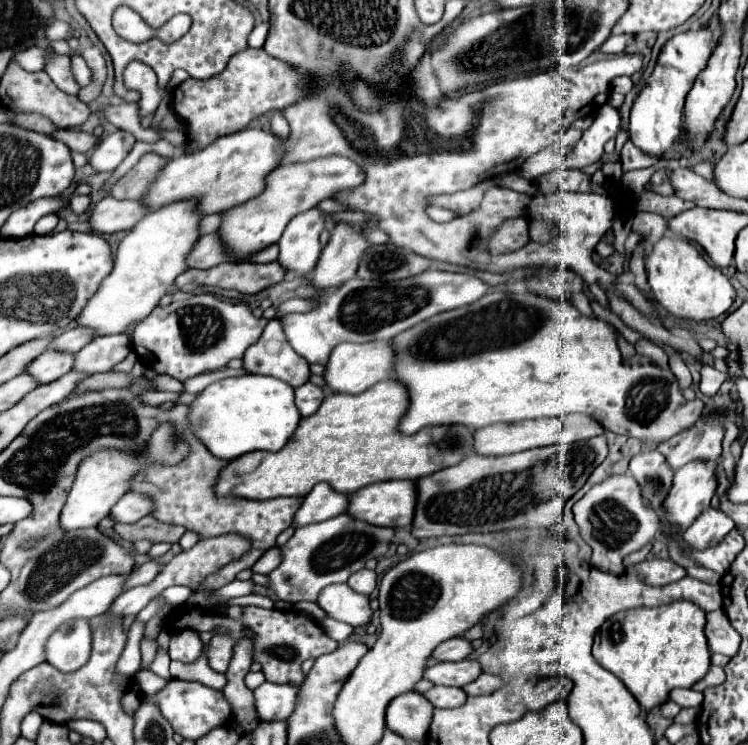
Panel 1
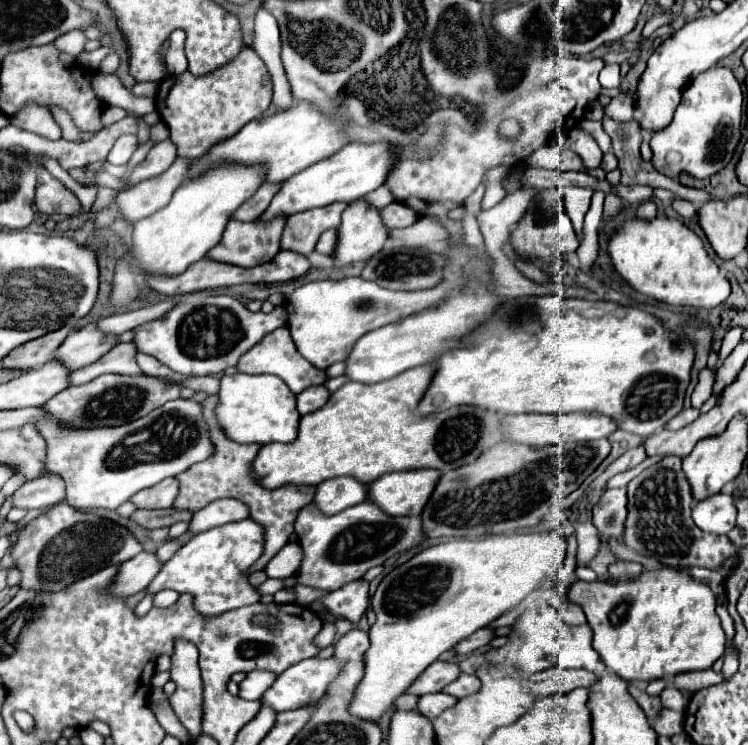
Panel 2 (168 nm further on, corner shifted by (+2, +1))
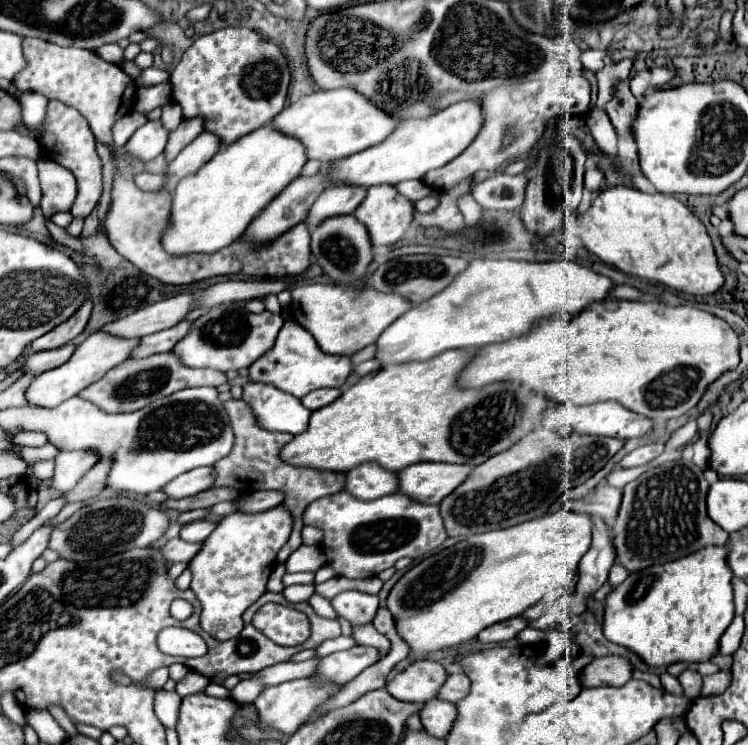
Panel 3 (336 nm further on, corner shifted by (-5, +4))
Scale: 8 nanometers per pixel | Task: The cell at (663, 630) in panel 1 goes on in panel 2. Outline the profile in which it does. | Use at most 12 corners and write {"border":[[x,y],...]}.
{"border":[[679,570],[575,580],[605,666],[627,682],[707,670],[727,638]]}

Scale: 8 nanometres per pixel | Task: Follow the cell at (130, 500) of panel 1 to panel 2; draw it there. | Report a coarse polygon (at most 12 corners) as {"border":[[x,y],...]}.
{"border":[[177,480],[163,482],[133,494],[141,510],[171,508],[177,496]]}

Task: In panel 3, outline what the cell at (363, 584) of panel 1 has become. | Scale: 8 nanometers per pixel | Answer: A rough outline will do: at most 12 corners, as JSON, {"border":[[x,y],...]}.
{"border":[[342,591],[332,599],[336,613],[352,627],[368,625],[378,595]]}

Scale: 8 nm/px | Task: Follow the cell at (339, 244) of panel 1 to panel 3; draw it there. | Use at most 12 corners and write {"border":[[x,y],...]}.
{"border":[[394,185],[370,187],[354,215],[372,245],[394,245],[414,223],[414,203]]}

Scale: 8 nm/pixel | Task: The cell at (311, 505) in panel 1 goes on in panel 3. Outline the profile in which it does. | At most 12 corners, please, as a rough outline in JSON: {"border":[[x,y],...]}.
{"border":[[376,463],[348,471],[346,491],[378,499],[398,491],[398,473]]}

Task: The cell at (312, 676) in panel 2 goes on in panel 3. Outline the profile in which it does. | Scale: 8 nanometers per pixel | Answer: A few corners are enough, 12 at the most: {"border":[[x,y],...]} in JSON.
{"border":[[376,647],[322,657],[316,675],[348,683],[378,661]]}

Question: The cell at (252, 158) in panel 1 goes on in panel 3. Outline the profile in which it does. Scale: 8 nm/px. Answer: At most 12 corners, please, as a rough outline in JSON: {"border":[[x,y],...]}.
{"border":[[314,91],[270,125],[308,159],[344,159],[396,129],[362,93]]}

